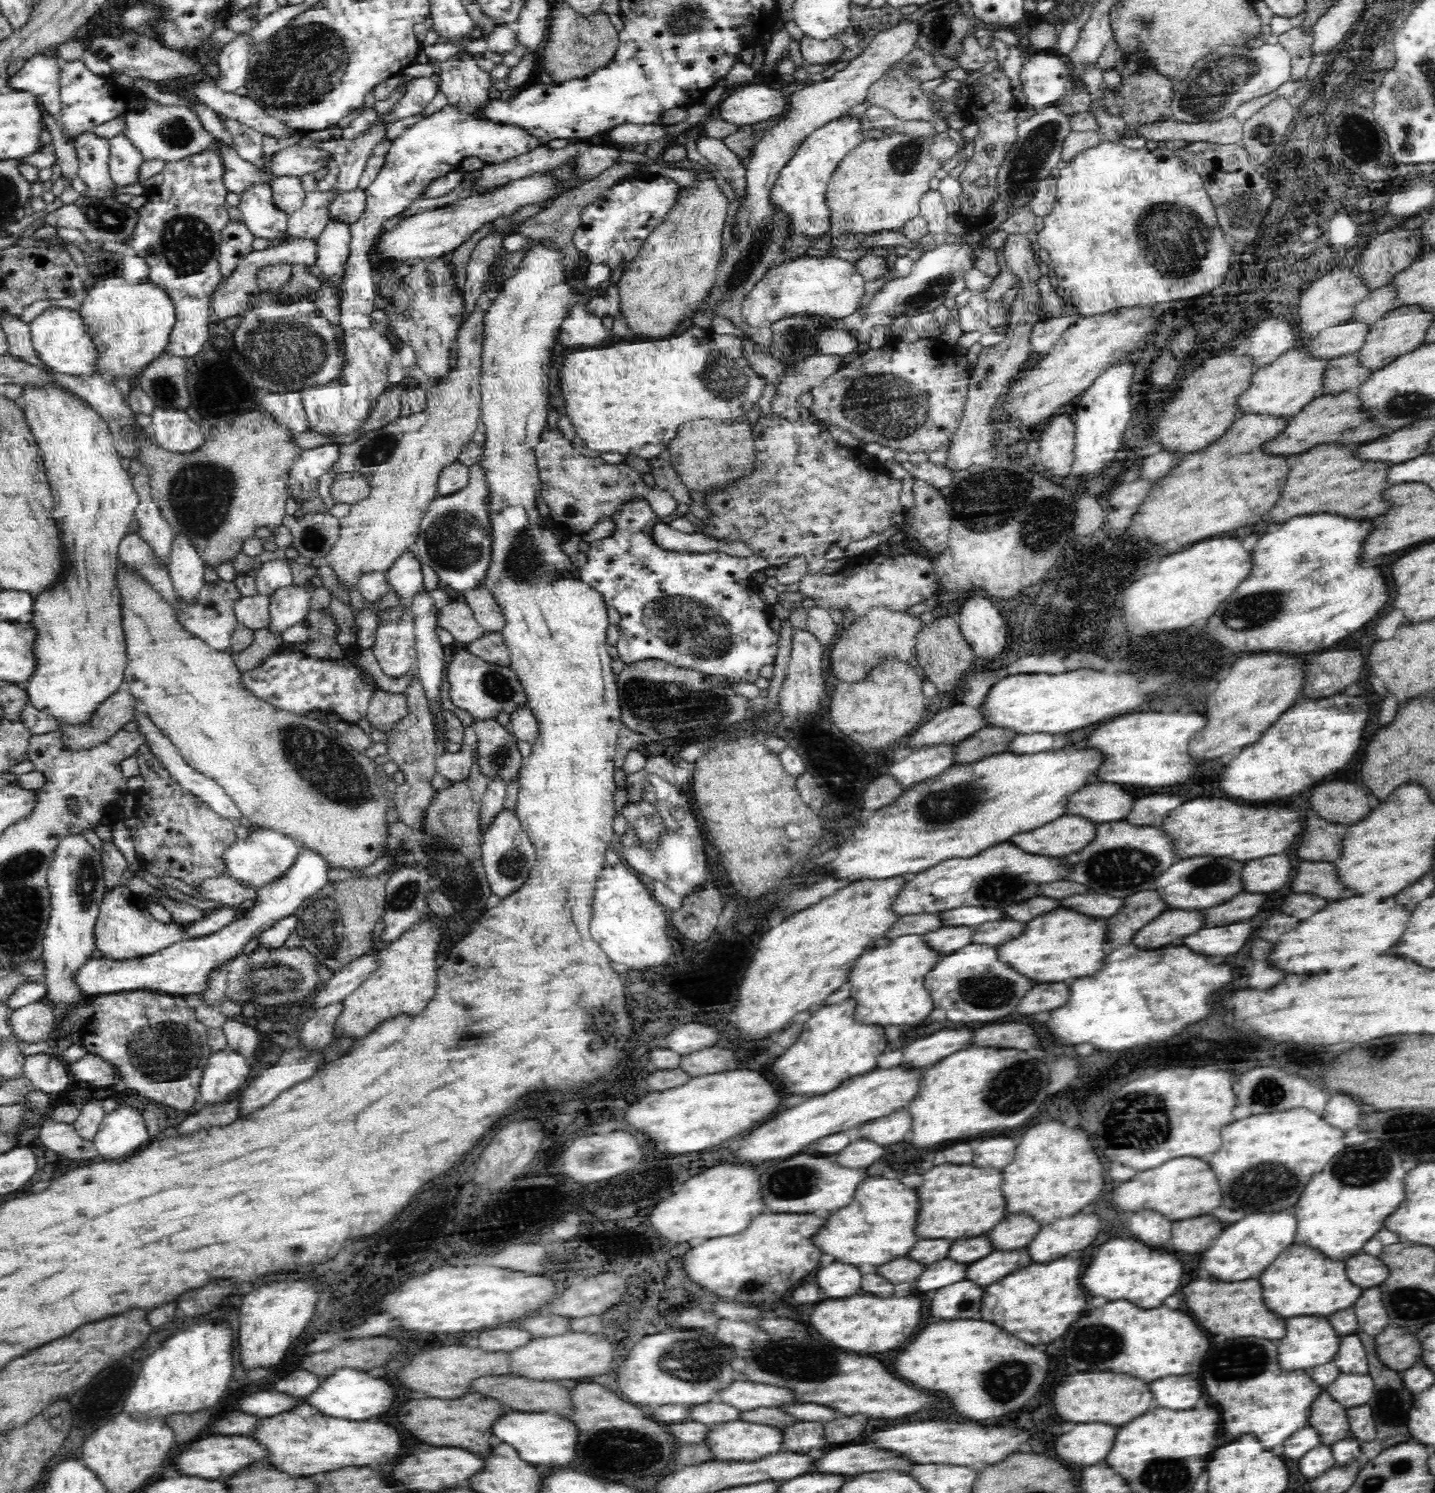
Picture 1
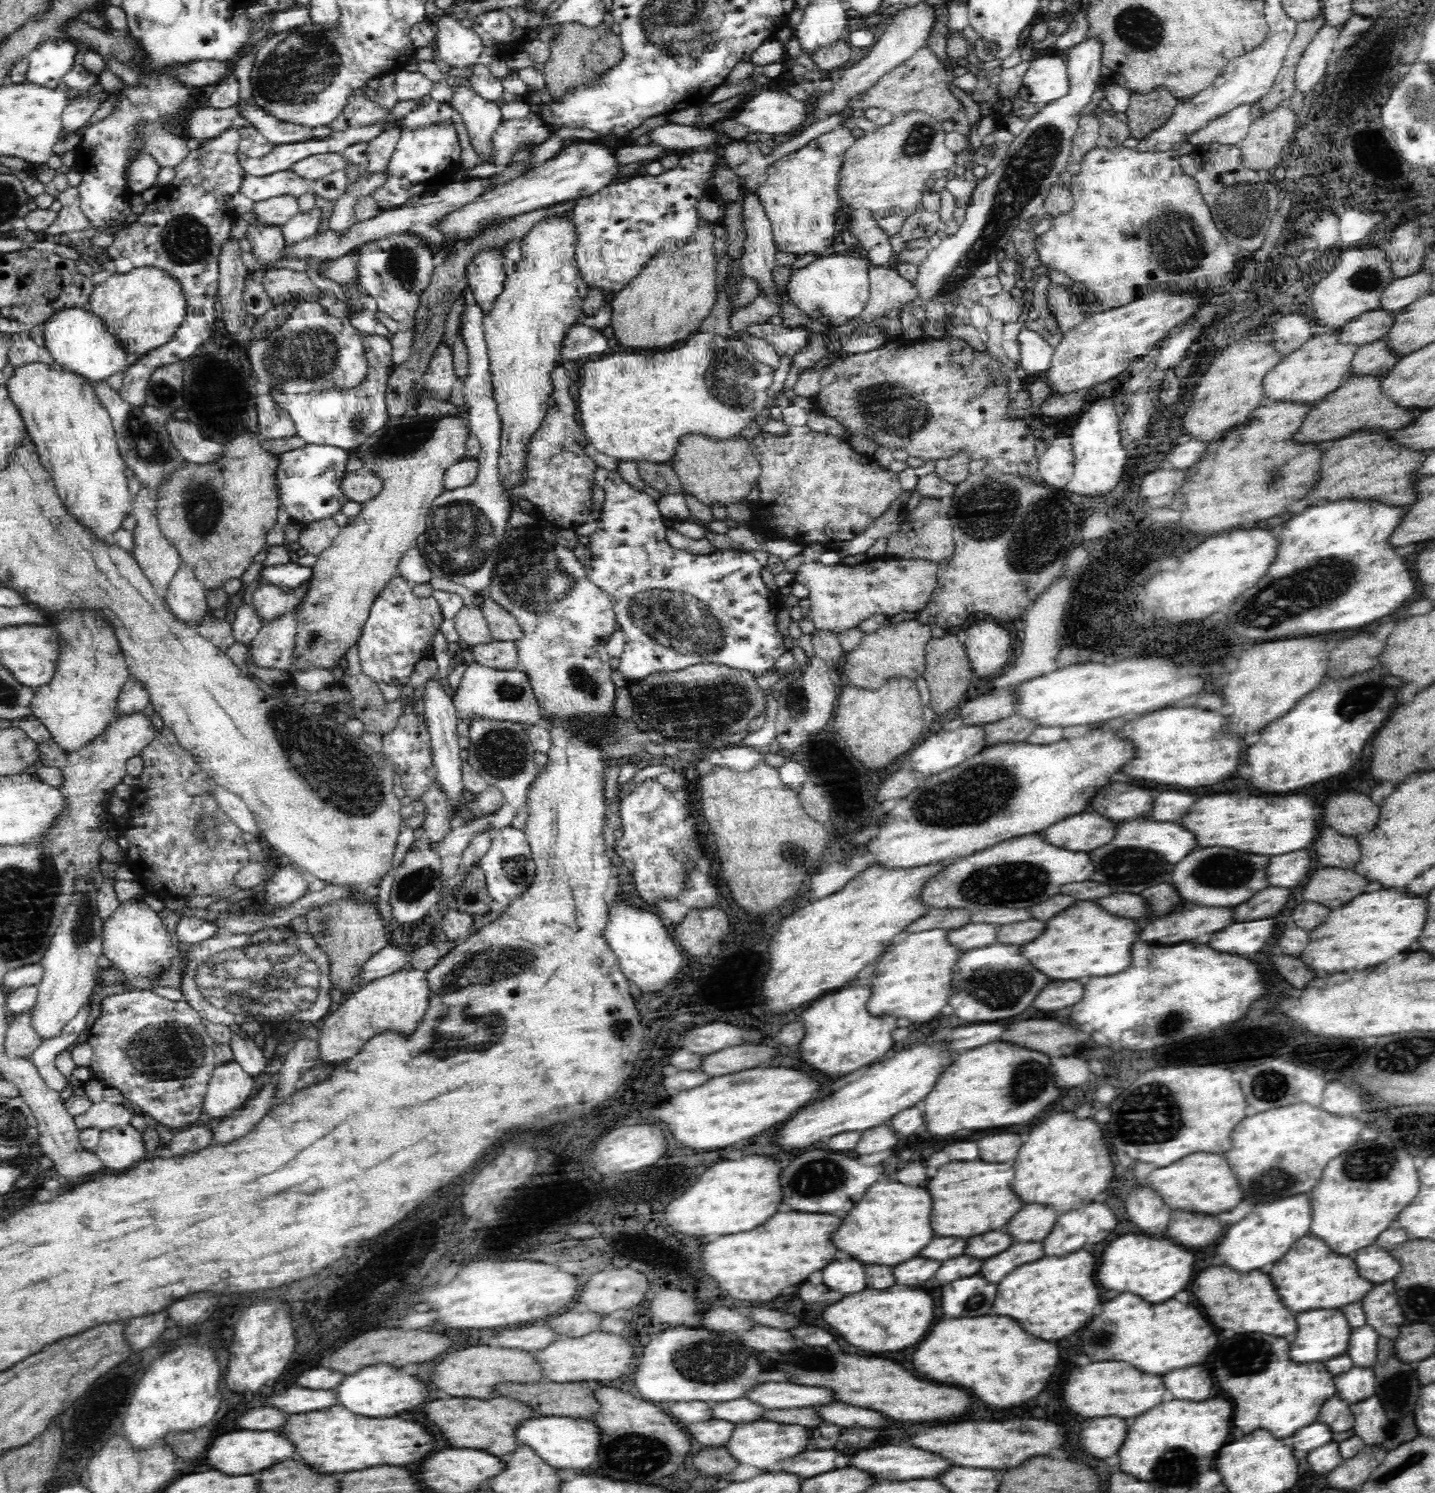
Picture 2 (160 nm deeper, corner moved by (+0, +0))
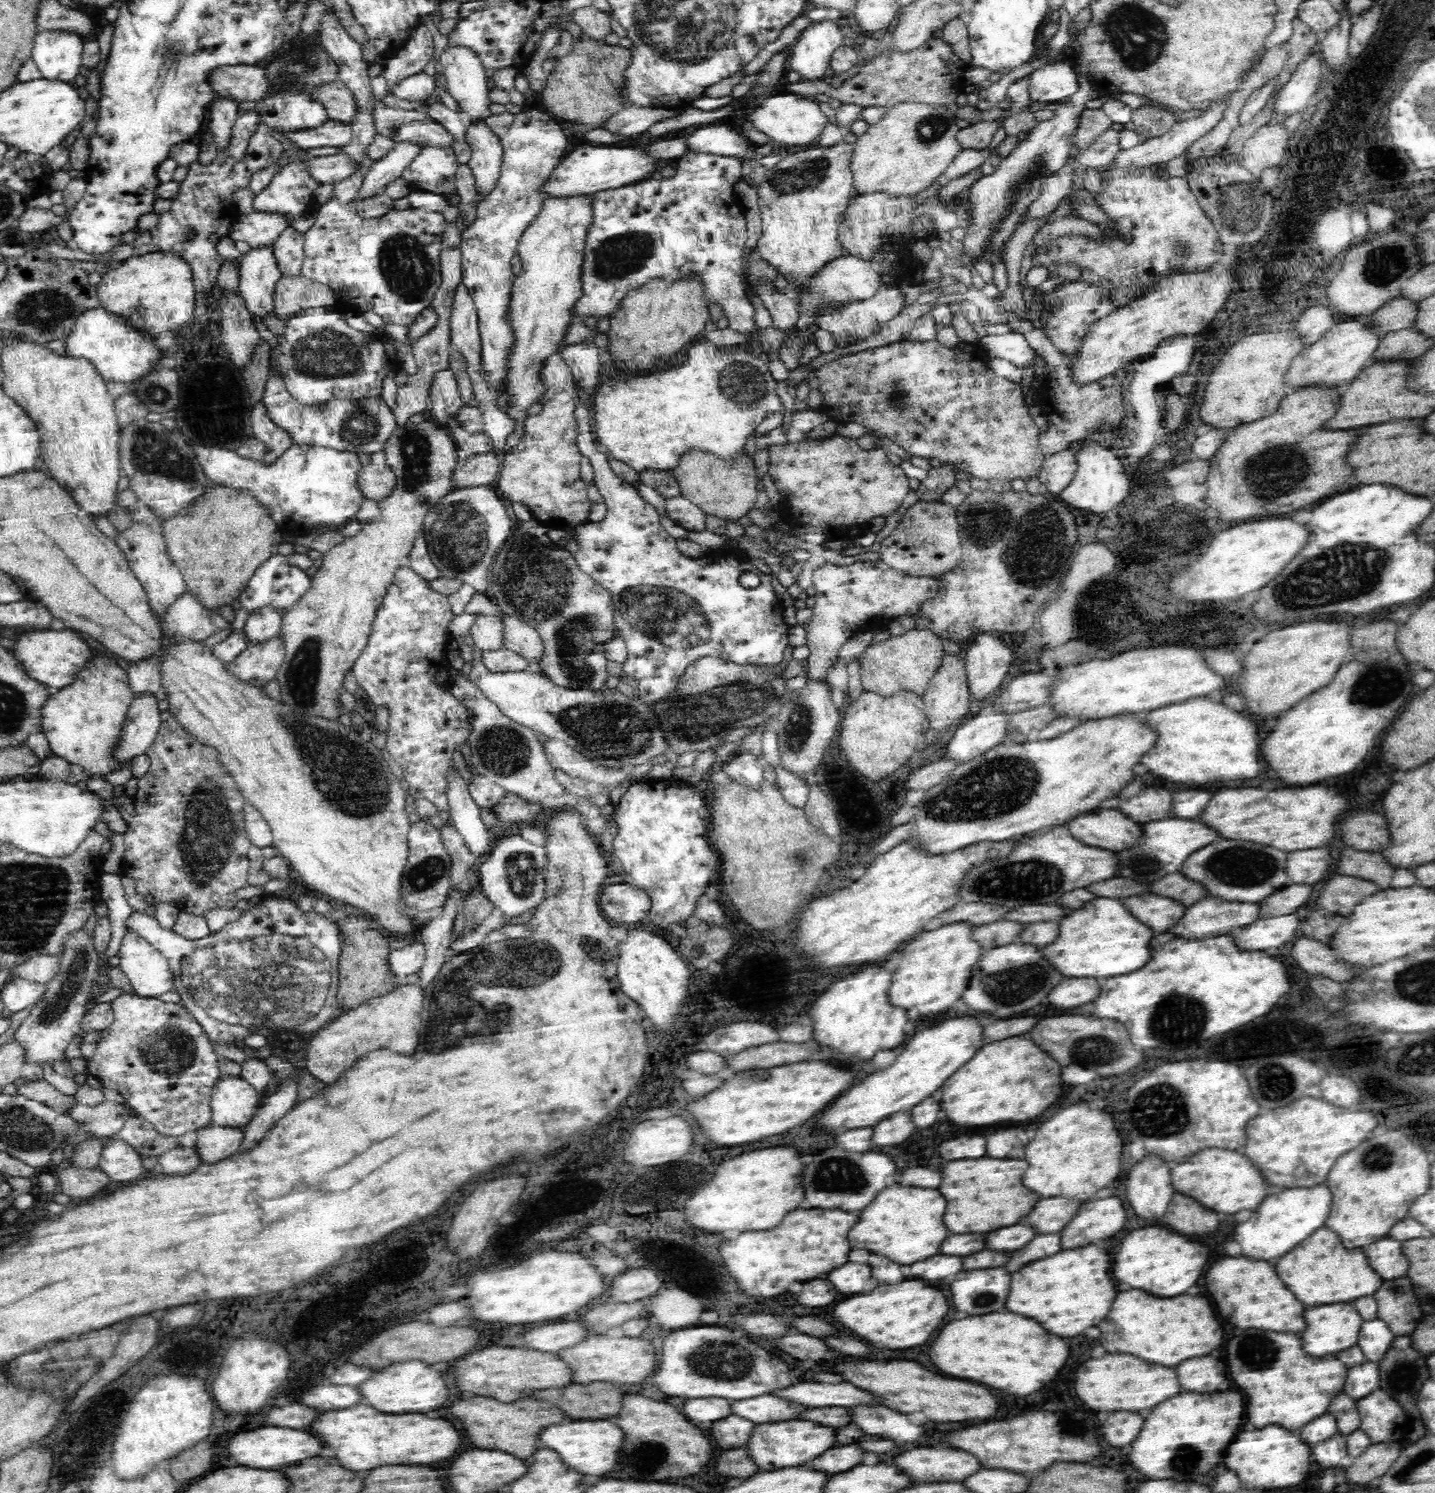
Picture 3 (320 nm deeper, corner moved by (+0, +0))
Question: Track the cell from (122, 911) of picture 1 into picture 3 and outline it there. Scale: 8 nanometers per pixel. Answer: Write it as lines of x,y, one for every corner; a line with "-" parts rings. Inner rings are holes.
127,930
118,950
119,966
129,978
135,994
158,997
174,989
168,959
138,932

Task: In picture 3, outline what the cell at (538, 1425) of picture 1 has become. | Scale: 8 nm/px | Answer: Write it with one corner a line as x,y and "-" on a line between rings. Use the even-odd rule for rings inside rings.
580,1420
580,1422
562,1422
548,1426
540,1434
540,1448
552,1448
560,1454
562,1462
582,1474
602,1476
614,1468
614,1456
618,1456
618,1444
622,1444
622,1432
614,1428
608,1420

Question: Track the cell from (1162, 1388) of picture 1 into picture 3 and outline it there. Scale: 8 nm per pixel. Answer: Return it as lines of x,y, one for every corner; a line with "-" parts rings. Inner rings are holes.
1214,1356
1186,1360
1186,1364
1180,1364
1176,1370
1182,1390
1214,1392
1220,1388
1222,1382
1228,1380
1226,1364
1222,1364
1222,1360

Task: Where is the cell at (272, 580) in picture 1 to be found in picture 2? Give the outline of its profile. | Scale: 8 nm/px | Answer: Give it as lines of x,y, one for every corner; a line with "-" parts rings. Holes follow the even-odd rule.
304,582
302,586
294,588
292,593
286,593
275,584
264,584
253,592
251,605
262,624
266,624
268,620
273,621
283,614
293,612
294,608
301,605
307,595
308,585
308,582

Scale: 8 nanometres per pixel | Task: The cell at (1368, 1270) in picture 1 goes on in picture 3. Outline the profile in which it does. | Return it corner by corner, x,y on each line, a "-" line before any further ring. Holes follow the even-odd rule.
1382,1238
1364,1248
1368,1262
1374,1272
1384,1280
1404,1277
1406,1274
1406,1256
1402,1256
1402,1242
1394,1238

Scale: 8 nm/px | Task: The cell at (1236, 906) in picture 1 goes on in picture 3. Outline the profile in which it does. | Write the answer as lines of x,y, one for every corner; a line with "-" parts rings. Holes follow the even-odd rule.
1292,884
1292,886
1286,886
1282,890
1276,890
1268,898
1259,901
1258,906
1262,906
1260,916
1270,918
1270,916
1292,914
1310,900
1312,890
1314,888
1310,884

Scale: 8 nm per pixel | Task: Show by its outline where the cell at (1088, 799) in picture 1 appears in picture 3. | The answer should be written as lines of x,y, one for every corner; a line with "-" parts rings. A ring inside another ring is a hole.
1146,788
1142,794
1120,798
1116,809
1140,824
1163,820
1169,816
1170,796
1172,792
1166,788

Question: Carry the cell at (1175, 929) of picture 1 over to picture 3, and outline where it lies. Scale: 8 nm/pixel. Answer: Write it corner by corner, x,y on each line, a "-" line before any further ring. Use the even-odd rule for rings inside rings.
1207,896
1186,907
1182,918
1170,926
1170,932
1190,940
1226,935
1234,928
1256,922
1258,903
1235,903

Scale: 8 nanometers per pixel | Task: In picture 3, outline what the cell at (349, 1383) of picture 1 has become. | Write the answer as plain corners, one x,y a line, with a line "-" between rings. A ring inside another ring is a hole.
416,1360
416,1362
404,1362
386,1366
384,1370
376,1372
372,1378
360,1384
360,1392
364,1396
364,1404
386,1412
386,1415
404,1414
404,1412
430,1412
436,1408
442,1408
446,1400
450,1400
448,1384
442,1374
434,1370
432,1366

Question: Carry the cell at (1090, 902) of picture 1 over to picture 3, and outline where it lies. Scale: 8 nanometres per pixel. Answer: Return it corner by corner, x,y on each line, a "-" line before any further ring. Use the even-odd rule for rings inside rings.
1152,893
1134,895
1132,898
1126,898
1124,902
1134,918
1138,918
1156,932
1170,930
1170,926
1174,926
1176,920
1182,918
1186,912
1186,907
1174,902
1174,899

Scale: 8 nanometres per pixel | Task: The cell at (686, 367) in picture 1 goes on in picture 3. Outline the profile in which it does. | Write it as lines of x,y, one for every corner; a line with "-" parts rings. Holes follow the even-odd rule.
700,342
688,347
686,358
672,364
668,370
646,376
620,376
598,386
594,396
594,428
597,442
604,444
612,458
620,460
640,472
646,468
672,471
680,456
688,449
705,449
716,456
731,459
744,448
746,440
756,434
756,428
766,414
780,410
782,399
777,393
777,380
766,362
752,356
744,346
716,346

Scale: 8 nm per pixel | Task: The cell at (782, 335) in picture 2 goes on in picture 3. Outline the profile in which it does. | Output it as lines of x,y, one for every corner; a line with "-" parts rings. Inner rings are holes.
689,150
677,160
674,176
661,179
644,179
634,184
601,190
592,195
591,222
587,229
583,250
582,295
575,307
574,321
583,318
612,319
620,301
631,290
646,285
651,278
664,277
678,280
690,273
698,273
705,286
709,304
716,304
724,311
729,327
742,336
751,336
759,330
754,323
755,307
747,296
743,280
744,248
746,246
746,215
736,214
741,202
734,186
742,180
742,159

